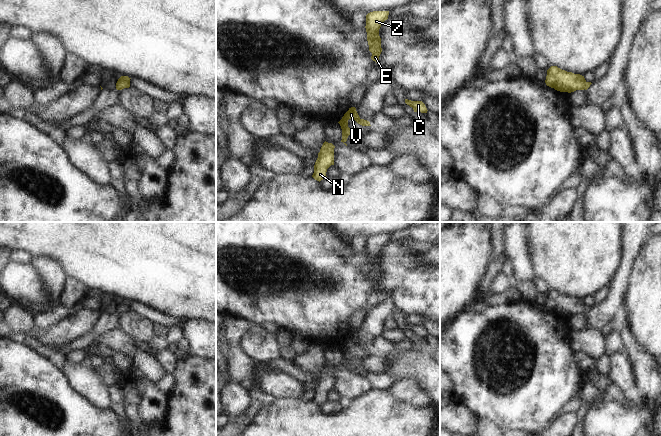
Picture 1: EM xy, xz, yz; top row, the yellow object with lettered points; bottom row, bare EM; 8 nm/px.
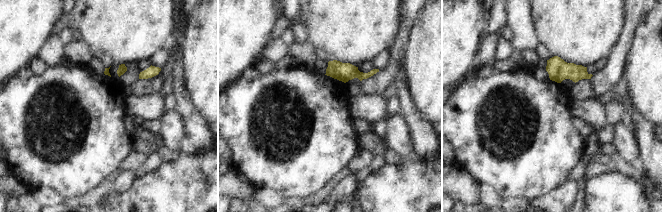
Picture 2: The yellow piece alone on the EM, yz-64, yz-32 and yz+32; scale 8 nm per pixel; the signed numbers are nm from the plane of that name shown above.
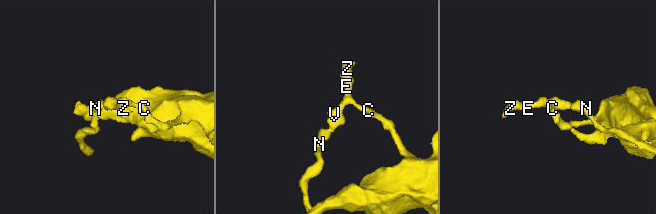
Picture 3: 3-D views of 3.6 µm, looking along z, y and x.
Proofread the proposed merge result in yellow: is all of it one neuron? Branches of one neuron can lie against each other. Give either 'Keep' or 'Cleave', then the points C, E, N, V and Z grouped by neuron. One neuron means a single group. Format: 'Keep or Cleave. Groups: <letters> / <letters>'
Keep. Groups: C E N V Z

